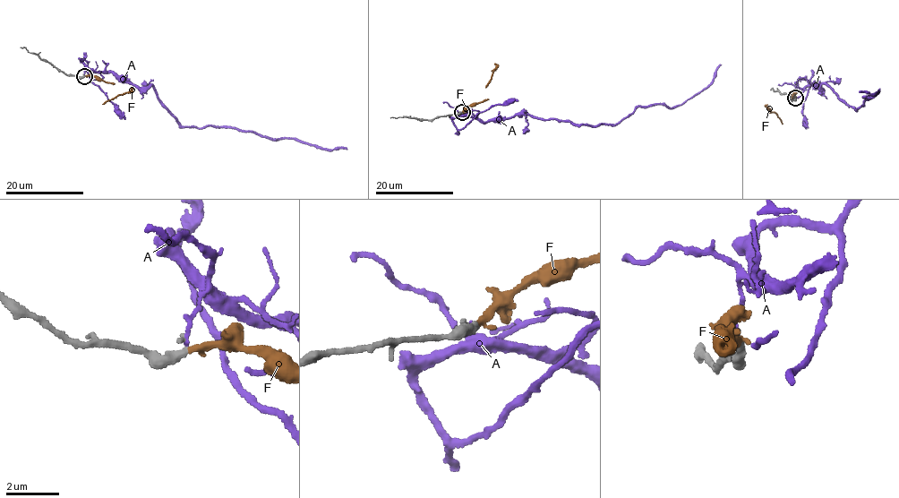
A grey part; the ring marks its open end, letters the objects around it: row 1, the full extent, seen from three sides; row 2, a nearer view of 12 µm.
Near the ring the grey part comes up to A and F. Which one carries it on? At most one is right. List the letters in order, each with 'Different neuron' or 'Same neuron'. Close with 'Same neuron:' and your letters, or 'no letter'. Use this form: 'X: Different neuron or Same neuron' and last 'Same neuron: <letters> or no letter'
A: Different neuron
F: Same neuron
Same neuron: F

